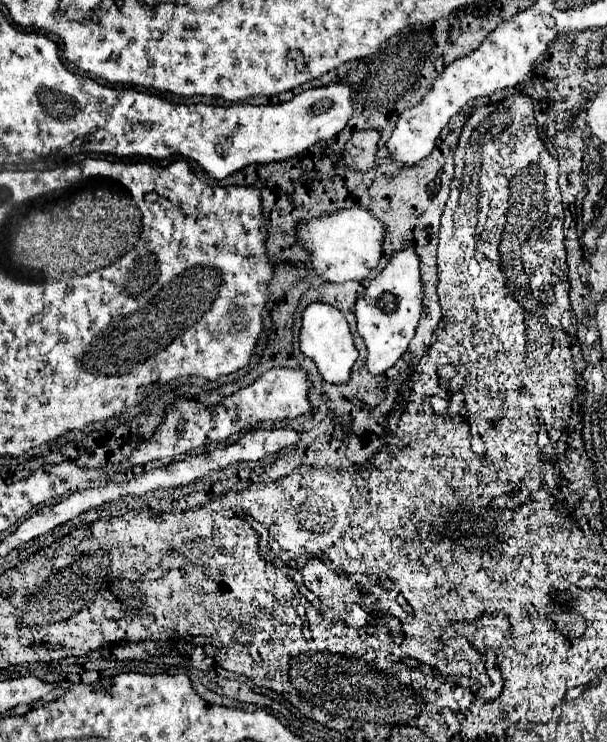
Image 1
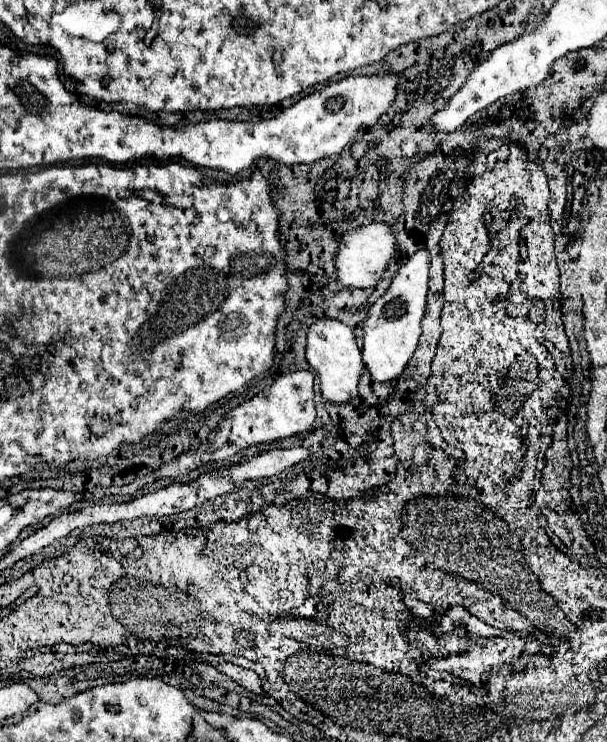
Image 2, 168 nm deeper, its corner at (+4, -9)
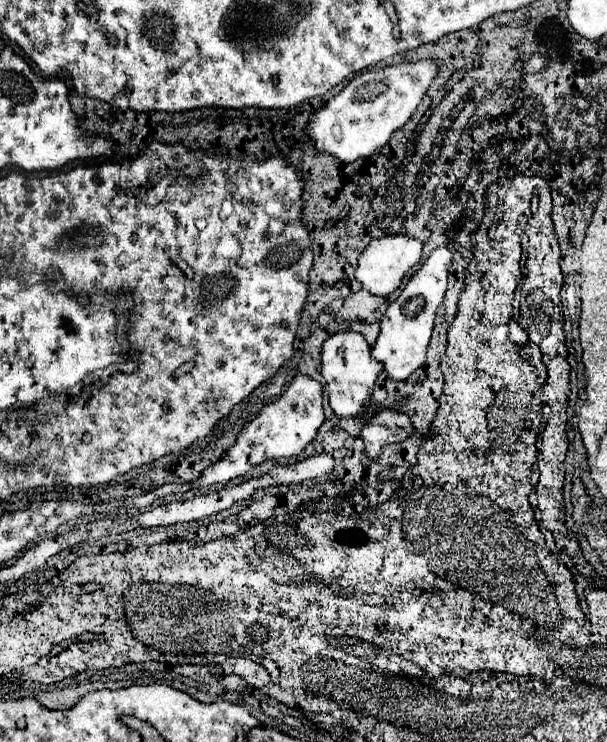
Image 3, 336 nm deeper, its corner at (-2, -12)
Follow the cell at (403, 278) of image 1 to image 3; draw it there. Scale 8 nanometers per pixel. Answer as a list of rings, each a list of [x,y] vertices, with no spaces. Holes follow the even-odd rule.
[[[437,248],[431,252],[431,256],[423,262],[423,266],[411,276],[401,296],[387,308],[383,320],[381,320],[381,334],[377,338],[377,344],[371,350],[371,356],[379,362],[383,362],[385,372],[393,380],[405,380],[411,372],[415,372],[419,366],[425,364],[427,346],[431,340],[433,320],[439,304],[443,302],[445,290],[447,290],[447,276],[449,276],[449,264],[453,260],[453,254],[449,248]]]

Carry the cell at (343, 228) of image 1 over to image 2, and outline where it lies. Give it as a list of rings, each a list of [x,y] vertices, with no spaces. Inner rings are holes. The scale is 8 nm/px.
[[[371,223],[365,227],[351,229],[349,233],[341,235],[339,249],[335,255],[335,269],[337,269],[337,279],[345,287],[373,287],[381,275],[385,273],[389,259],[395,255],[395,237],[389,231],[387,223]]]

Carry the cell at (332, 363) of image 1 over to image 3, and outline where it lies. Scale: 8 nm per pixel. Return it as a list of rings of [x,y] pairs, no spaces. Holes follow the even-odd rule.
[[[337,332],[331,338],[325,340],[323,352],[321,352],[321,364],[323,364],[323,378],[327,384],[327,394],[329,394],[329,404],[337,416],[359,416],[361,410],[365,408],[367,400],[371,398],[371,390],[375,388],[377,376],[383,370],[383,364],[379,364],[371,356],[371,346],[367,340],[357,334],[357,332]]]

